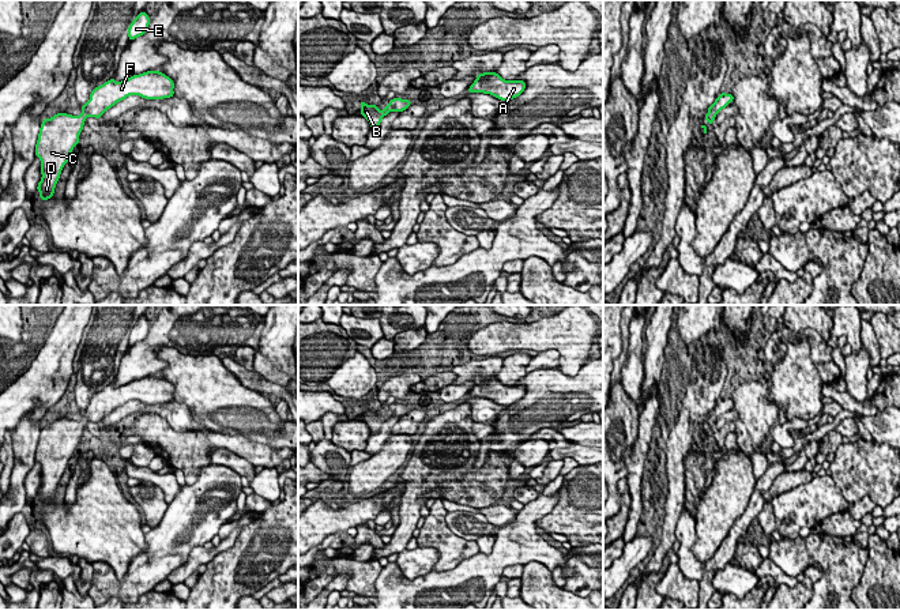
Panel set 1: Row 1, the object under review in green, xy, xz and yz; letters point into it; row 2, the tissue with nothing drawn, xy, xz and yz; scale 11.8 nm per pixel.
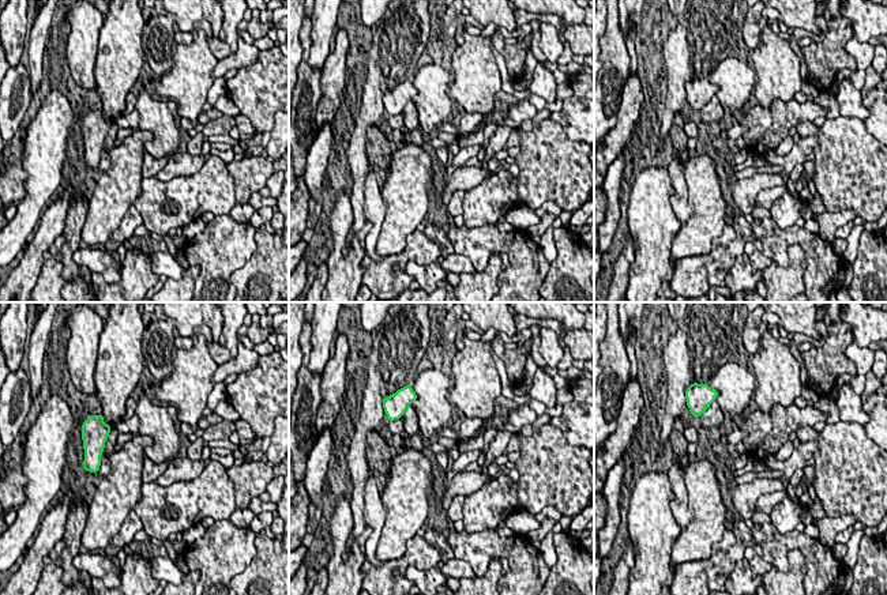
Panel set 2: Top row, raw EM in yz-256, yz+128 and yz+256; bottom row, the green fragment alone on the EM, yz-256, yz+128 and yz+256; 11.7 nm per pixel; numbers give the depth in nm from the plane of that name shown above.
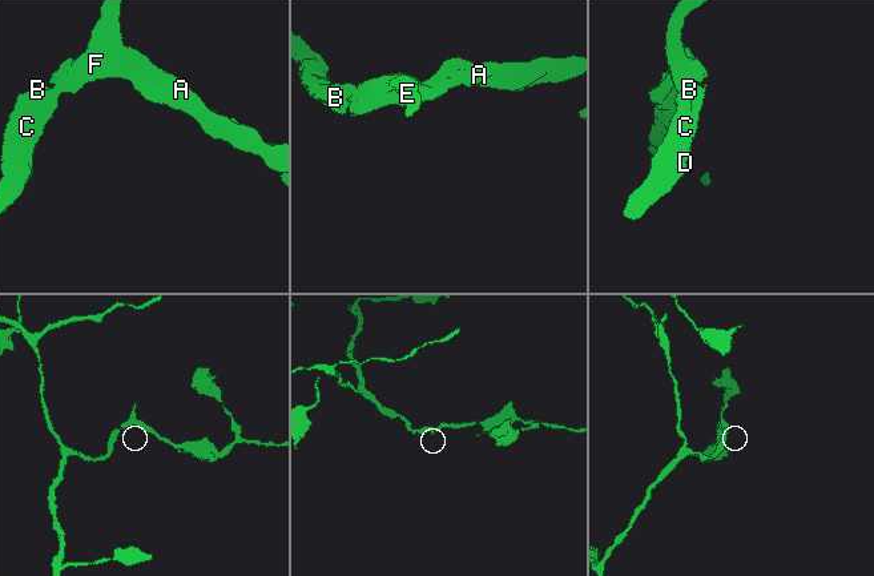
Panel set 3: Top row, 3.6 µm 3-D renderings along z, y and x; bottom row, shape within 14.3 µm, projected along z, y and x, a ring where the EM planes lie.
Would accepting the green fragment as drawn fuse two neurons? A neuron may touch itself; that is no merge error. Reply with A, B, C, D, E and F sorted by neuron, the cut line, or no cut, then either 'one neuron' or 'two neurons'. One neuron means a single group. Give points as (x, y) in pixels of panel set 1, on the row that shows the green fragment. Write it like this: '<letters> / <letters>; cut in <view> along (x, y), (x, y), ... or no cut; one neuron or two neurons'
A B C D E F; no cut; one neuron

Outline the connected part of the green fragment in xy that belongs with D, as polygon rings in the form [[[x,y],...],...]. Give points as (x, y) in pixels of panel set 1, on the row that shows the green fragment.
[[[157,69],[121,82],[112,78],[91,91],[90,99],[80,106],[79,116],[57,112],[53,117],[44,118],[35,144],[35,157],[41,159],[42,174],[37,185],[39,200],[53,197],[61,170],[69,161],[74,147],[79,144],[79,135],[87,117],[101,118],[108,109],[129,95],[139,95],[144,99],[174,97],[173,89],[174,82]]]

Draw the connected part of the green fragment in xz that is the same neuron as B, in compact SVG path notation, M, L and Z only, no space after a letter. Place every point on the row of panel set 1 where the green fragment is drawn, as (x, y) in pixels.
M393 98L388 102L388 105L383 109L379 110L377 105L368 105L364 101L359 102L359 112L362 114L362 117L365 117L372 129L377 128L383 120L384 116L387 116L389 112L403 112L406 110L413 102L410 99L402 99L402 98Z

